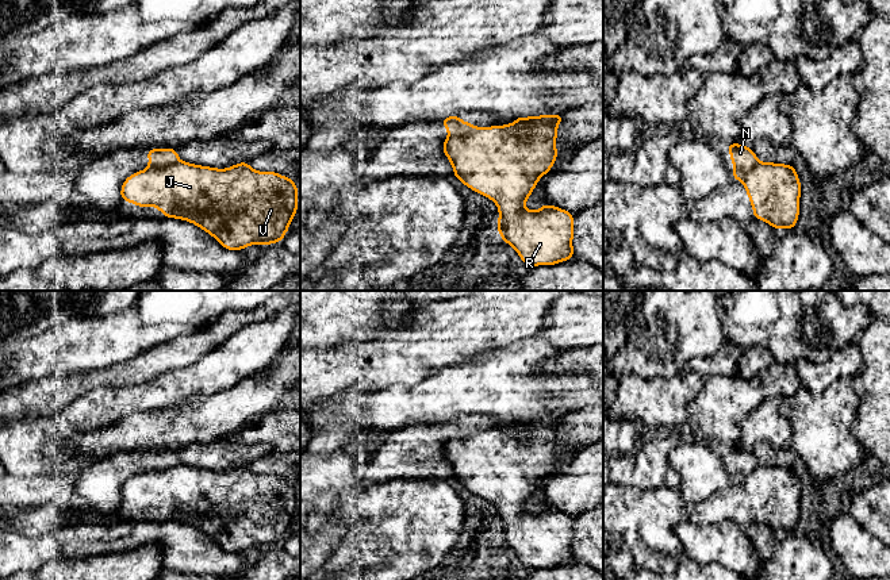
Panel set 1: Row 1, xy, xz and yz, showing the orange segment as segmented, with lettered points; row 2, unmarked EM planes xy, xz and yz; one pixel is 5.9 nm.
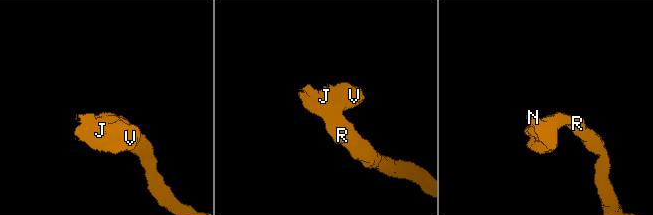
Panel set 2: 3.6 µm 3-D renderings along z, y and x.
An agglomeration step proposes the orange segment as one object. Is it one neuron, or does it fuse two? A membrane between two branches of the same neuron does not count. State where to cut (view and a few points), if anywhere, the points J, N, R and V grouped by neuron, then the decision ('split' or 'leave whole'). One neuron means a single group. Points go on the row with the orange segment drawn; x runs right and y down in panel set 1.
cut xy (179, 161), (160, 168), (149, 168); groups J R V / N; split

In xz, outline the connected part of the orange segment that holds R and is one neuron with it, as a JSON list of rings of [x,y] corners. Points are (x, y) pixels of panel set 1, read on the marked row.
[[[564,115],[518,116],[506,126],[477,128],[469,135],[445,138],[442,151],[449,158],[454,177],[472,191],[490,197],[499,208],[496,228],[502,241],[511,245],[530,266],[556,265],[571,260],[573,253],[573,215],[545,204],[538,211],[525,208],[541,176],[546,174],[559,157],[556,151],[557,124]]]

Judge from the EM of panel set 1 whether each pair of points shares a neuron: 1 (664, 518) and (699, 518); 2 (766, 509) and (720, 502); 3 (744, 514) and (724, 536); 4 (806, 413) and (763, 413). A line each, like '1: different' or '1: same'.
1: different
2: same
3: different
4: different

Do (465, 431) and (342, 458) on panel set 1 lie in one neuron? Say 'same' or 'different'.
different

